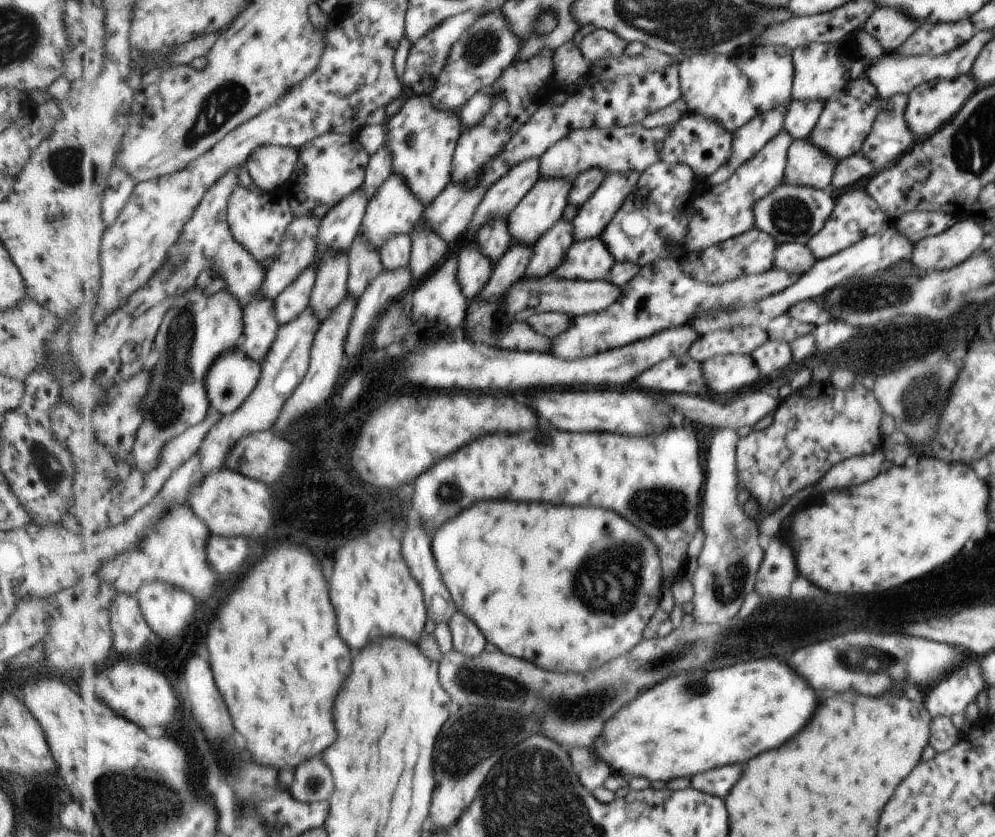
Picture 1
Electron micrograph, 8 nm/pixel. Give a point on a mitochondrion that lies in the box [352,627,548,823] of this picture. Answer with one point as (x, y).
(462, 754)

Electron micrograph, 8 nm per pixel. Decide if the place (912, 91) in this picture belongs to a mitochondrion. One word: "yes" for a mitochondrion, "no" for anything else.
no

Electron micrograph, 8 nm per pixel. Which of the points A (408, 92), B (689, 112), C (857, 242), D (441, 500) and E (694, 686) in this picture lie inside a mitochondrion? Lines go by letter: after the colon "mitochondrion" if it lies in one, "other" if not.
A: other
B: other
C: other
D: mitochondrion
E: mitochondrion

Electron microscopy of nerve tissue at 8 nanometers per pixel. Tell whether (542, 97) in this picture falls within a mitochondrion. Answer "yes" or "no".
no

